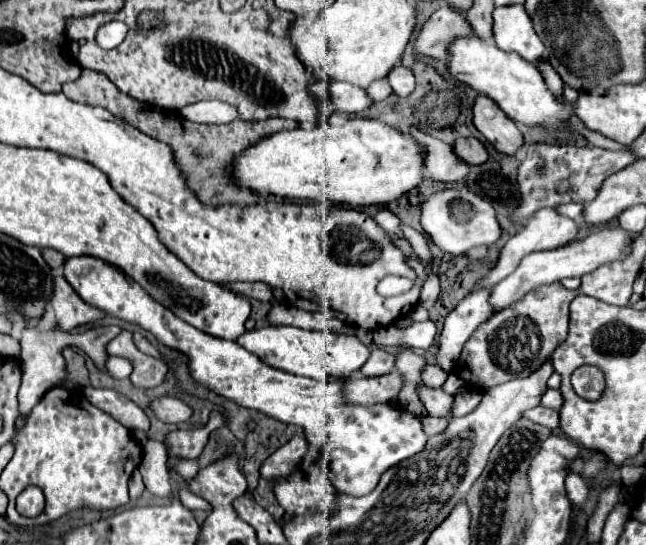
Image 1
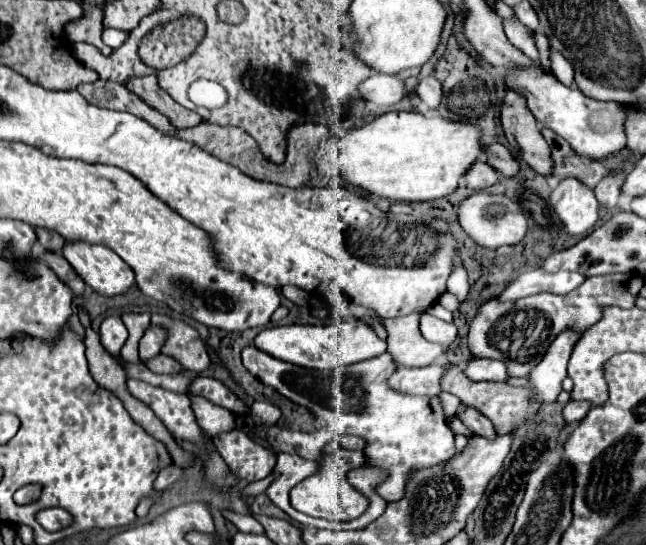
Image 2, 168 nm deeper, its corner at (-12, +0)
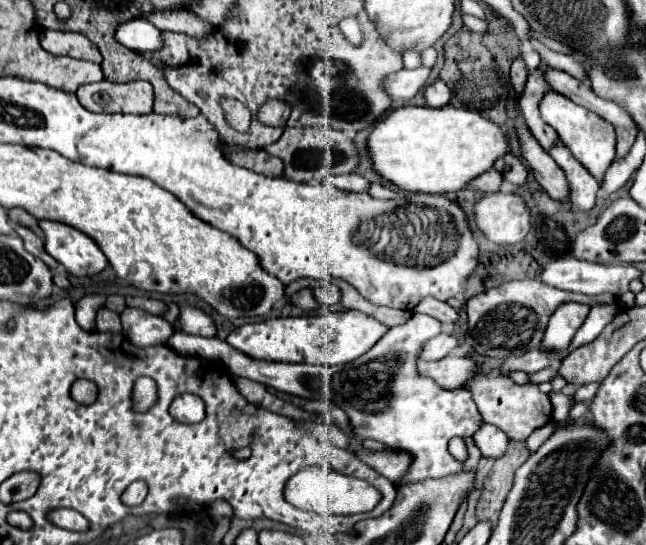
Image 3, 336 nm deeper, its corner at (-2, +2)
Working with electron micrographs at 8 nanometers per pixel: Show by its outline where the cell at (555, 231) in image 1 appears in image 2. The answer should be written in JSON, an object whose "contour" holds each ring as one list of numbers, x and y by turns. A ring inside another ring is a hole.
{"contour":[[576,179,560,181,552,191,550,201,566,235,584,235,592,231,598,221,598,201,594,191,588,191,588,187]]}

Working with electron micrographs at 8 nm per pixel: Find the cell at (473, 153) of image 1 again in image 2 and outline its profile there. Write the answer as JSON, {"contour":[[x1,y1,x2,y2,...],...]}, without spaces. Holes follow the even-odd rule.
{"contour":[[492,143,490,147,484,147,484,151,486,151,486,155,488,155,486,163,492,165,500,175,504,175,504,177,512,177,512,175,516,175,516,171,518,171,518,163,514,161,512,153,510,153,504,145,500,145,500,143]]}

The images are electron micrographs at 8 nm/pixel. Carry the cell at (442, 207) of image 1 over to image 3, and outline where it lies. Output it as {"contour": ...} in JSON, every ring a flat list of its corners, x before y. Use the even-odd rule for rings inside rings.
{"contour":[[488,193,474,205,476,225,494,243,514,245,520,243,532,223,530,207,516,193]]}

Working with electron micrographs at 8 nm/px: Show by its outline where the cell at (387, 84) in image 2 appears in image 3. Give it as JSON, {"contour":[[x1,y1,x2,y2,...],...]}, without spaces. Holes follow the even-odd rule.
{"contour":[[418,67,418,69,402,69,398,73,392,73,384,81,384,89,394,97,394,99,412,99,418,91,422,91,428,85,432,69,430,67]]}

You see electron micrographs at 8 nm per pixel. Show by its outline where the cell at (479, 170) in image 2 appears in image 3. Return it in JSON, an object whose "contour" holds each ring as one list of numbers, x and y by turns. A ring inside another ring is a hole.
{"contour":[[490,169,482,175,478,175,478,179,474,179,470,183,474,189,482,191,482,193,494,193,494,191,500,191,502,187,502,173,496,171,496,169]]}

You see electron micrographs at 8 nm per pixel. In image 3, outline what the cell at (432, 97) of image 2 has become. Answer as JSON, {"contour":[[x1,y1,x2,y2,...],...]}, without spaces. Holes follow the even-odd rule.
{"contour":[[436,81,436,83,428,85,424,89,424,95,426,95,426,101,430,107,444,107,452,99,452,91,446,87,444,81]]}

